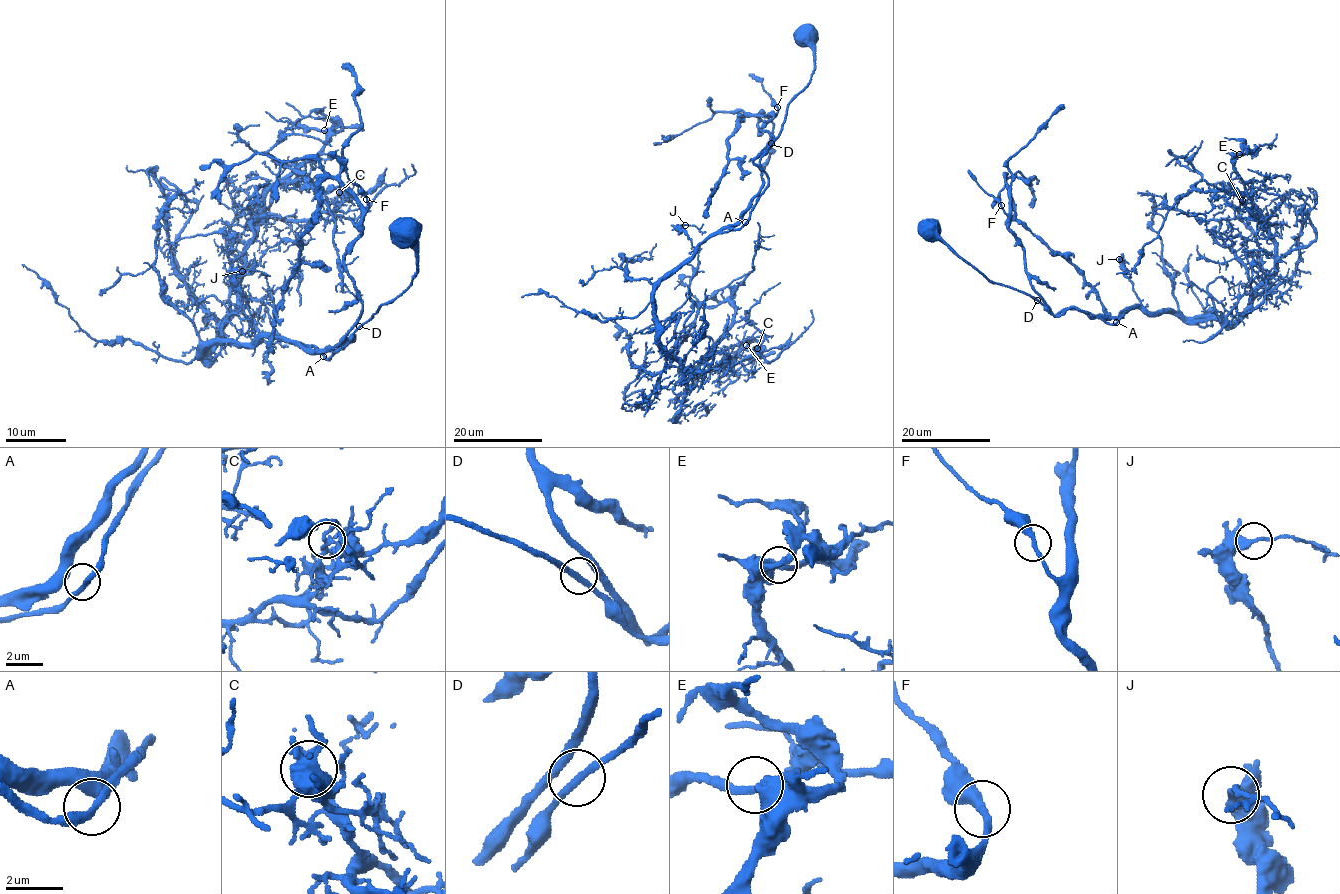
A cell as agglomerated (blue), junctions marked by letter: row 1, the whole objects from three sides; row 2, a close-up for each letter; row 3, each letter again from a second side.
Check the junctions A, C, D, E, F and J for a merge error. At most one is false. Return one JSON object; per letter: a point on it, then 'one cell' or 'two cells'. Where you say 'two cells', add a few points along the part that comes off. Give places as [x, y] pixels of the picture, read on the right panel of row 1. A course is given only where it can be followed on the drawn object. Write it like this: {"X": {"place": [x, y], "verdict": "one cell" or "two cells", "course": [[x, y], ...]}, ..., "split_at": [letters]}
{"A": {"place": [1116, 322], "verdict": "one cell"}, "C": {"place": [1242, 200], "verdict": "two cells", "course": [[1242, 201], [1227, 182]]}, "D": {"place": [1037, 300], "verdict": "one cell"}, "E": {"place": [1239, 154], "verdict": "one cell"}, "F": {"place": [1001, 205], "verdict": "one cell"}, "J": {"place": [1119, 259], "verdict": "one cell"}, "split_at": ["C"]}

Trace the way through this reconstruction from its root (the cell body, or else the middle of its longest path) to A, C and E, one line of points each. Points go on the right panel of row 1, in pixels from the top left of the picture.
A: (927, 229), (990, 280), (1032, 295), (1052, 314), (1074, 309), (1109, 323), (1116, 322)
C: (927, 229), (1052, 314), (1118, 316), (1139, 308), (1233, 322), (1274, 264), (1269, 217), (1259, 221), (1242, 201)
E: (927, 229), (1052, 314), (1118, 316), (1139, 308), (1233, 322), (1274, 264), (1265, 217), (1234, 167), (1239, 154)

